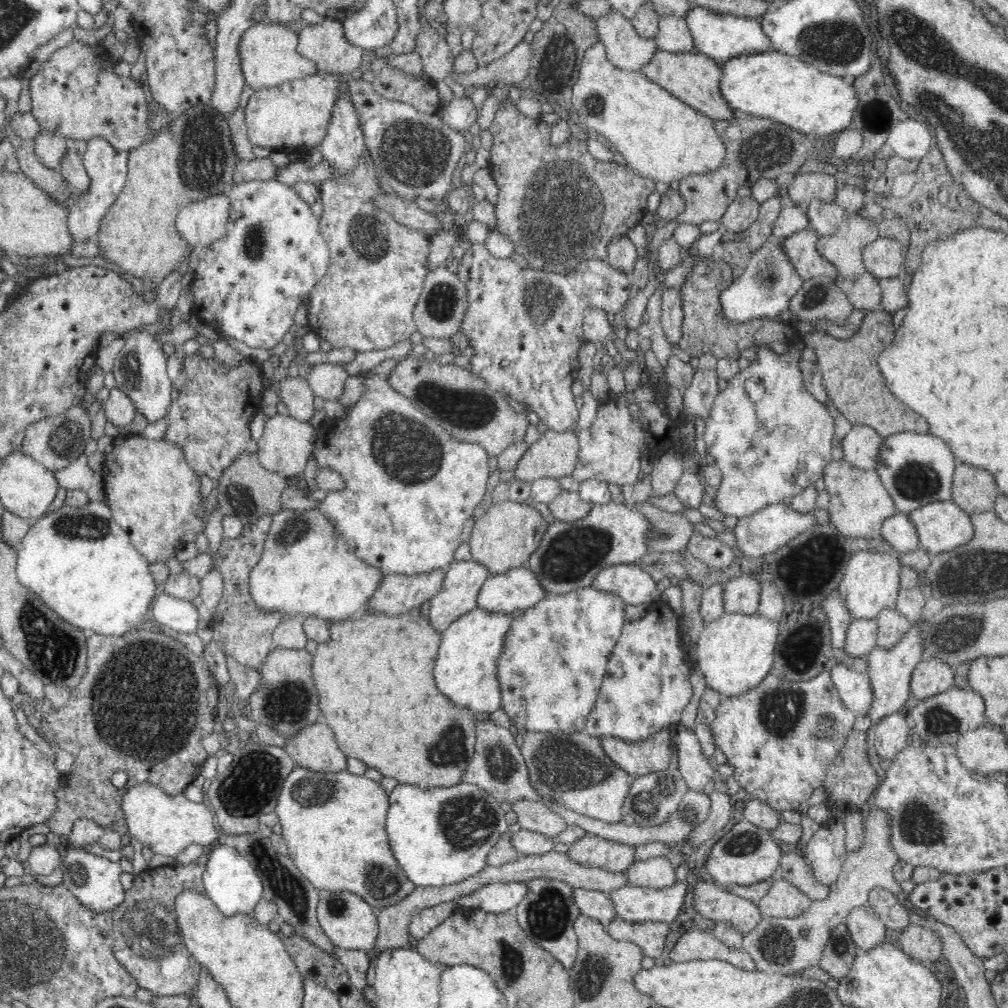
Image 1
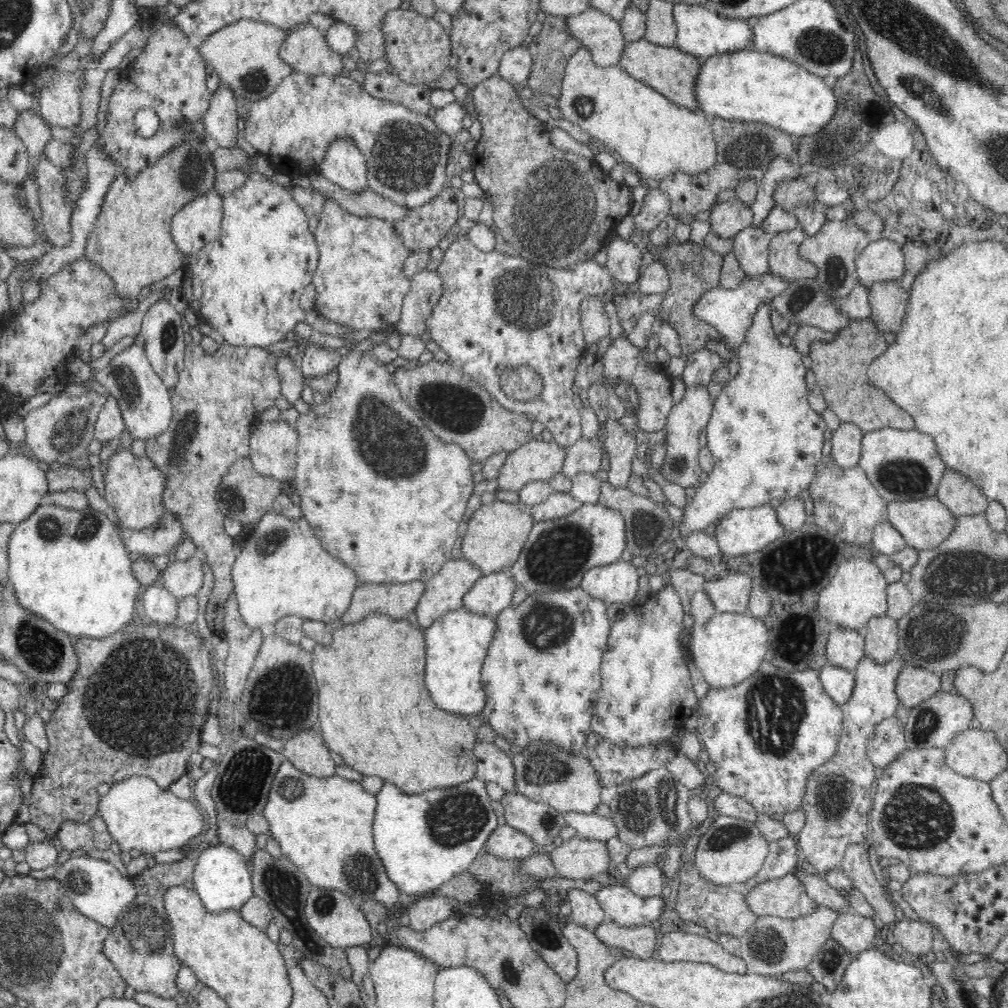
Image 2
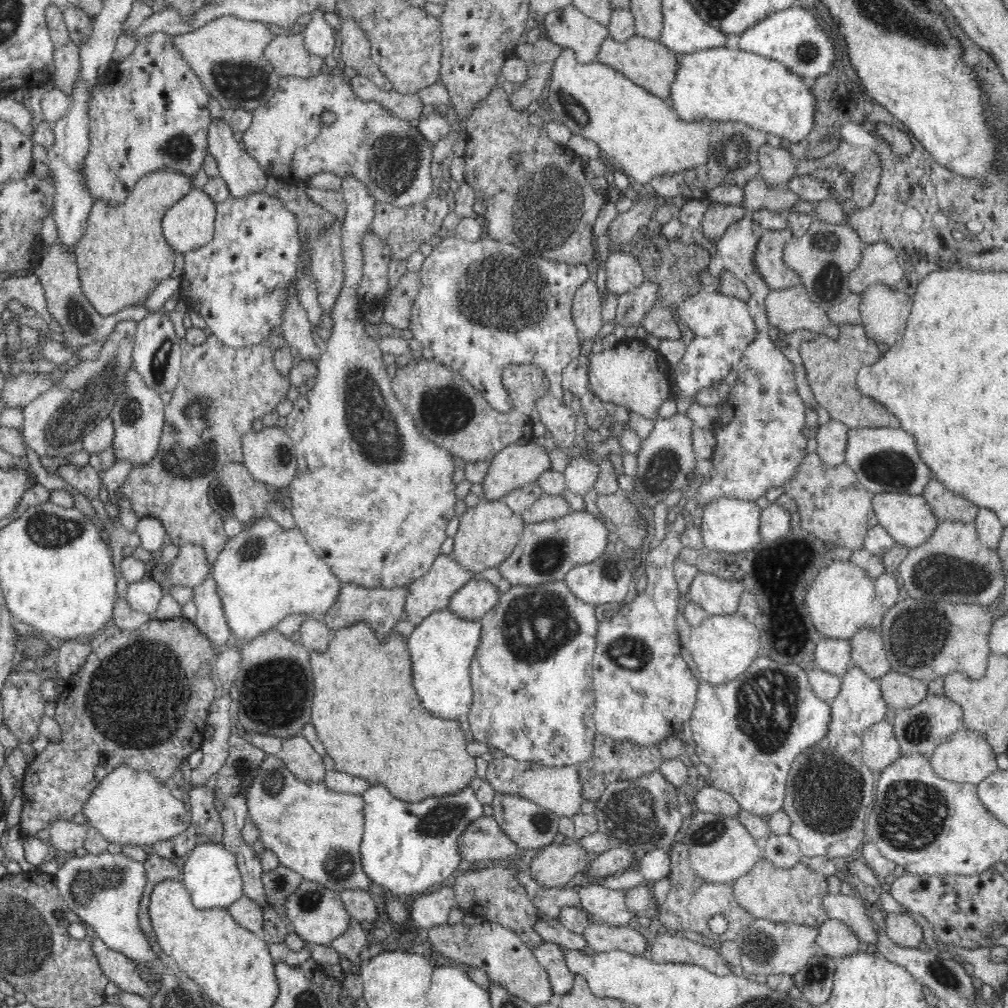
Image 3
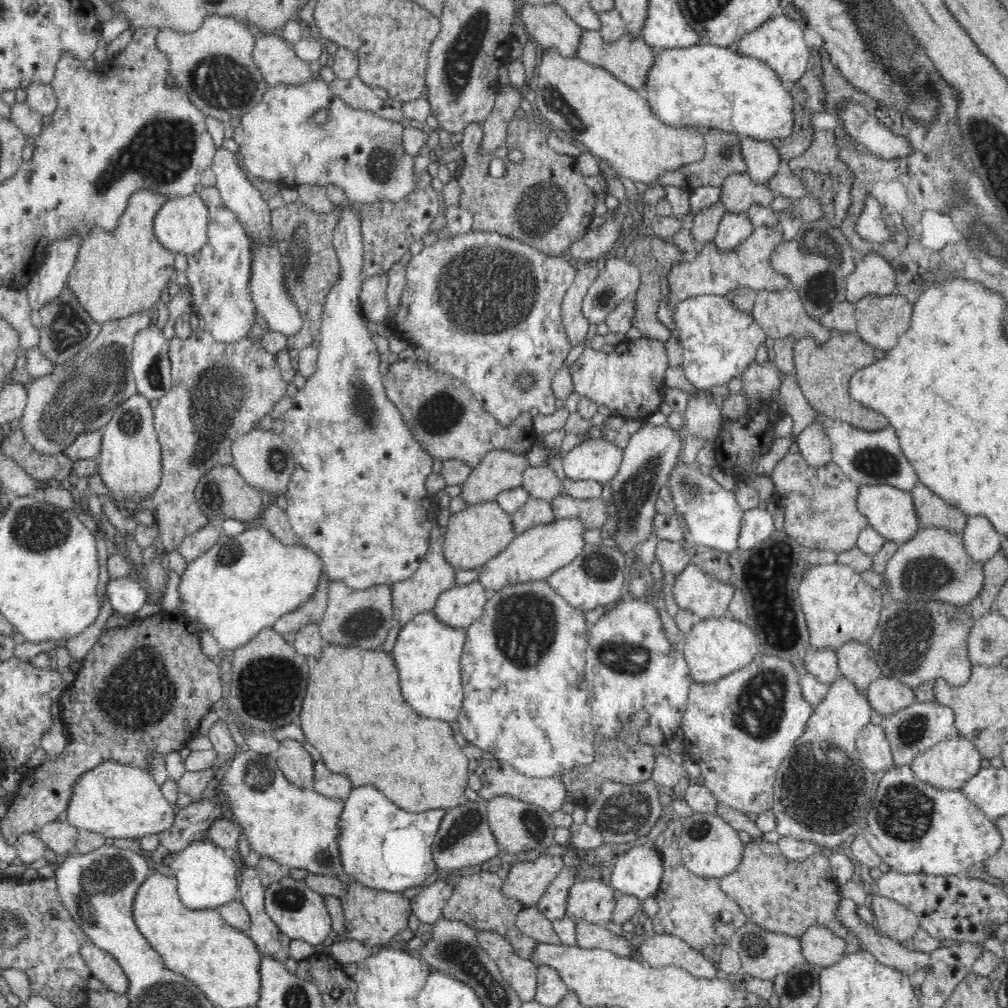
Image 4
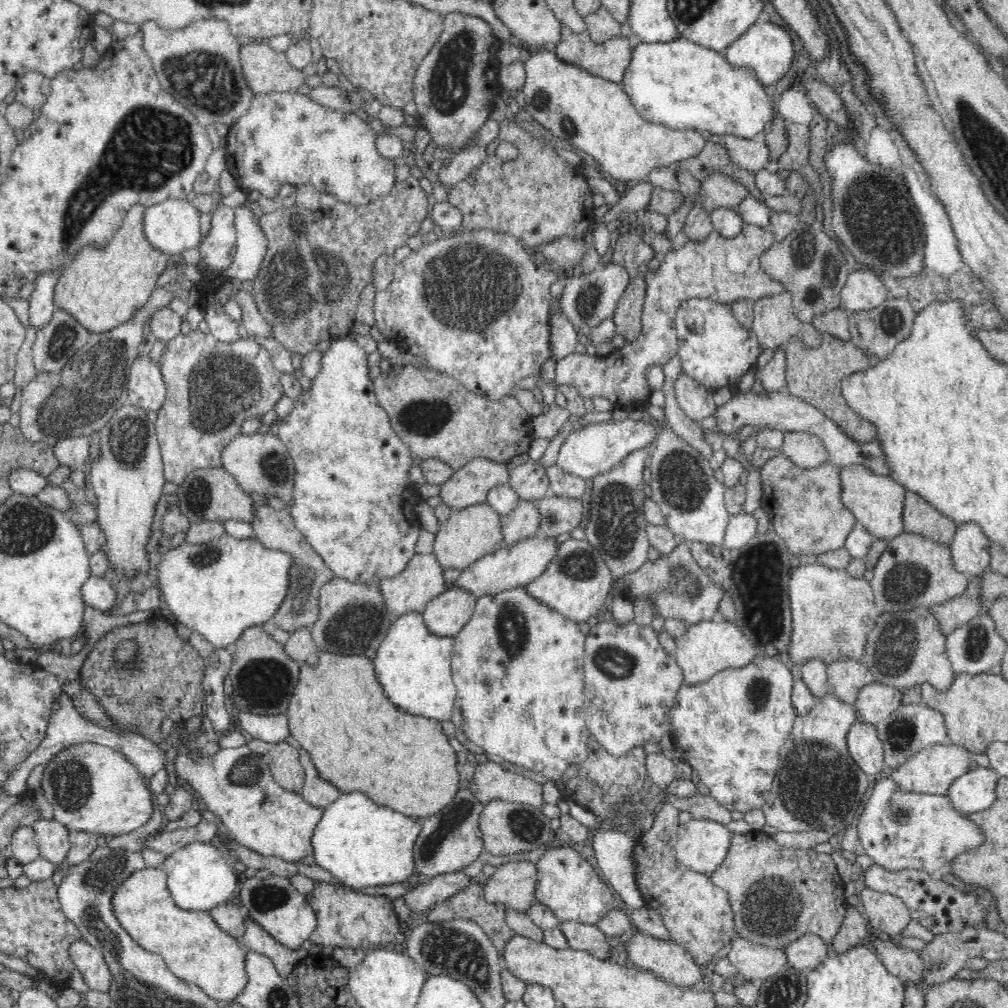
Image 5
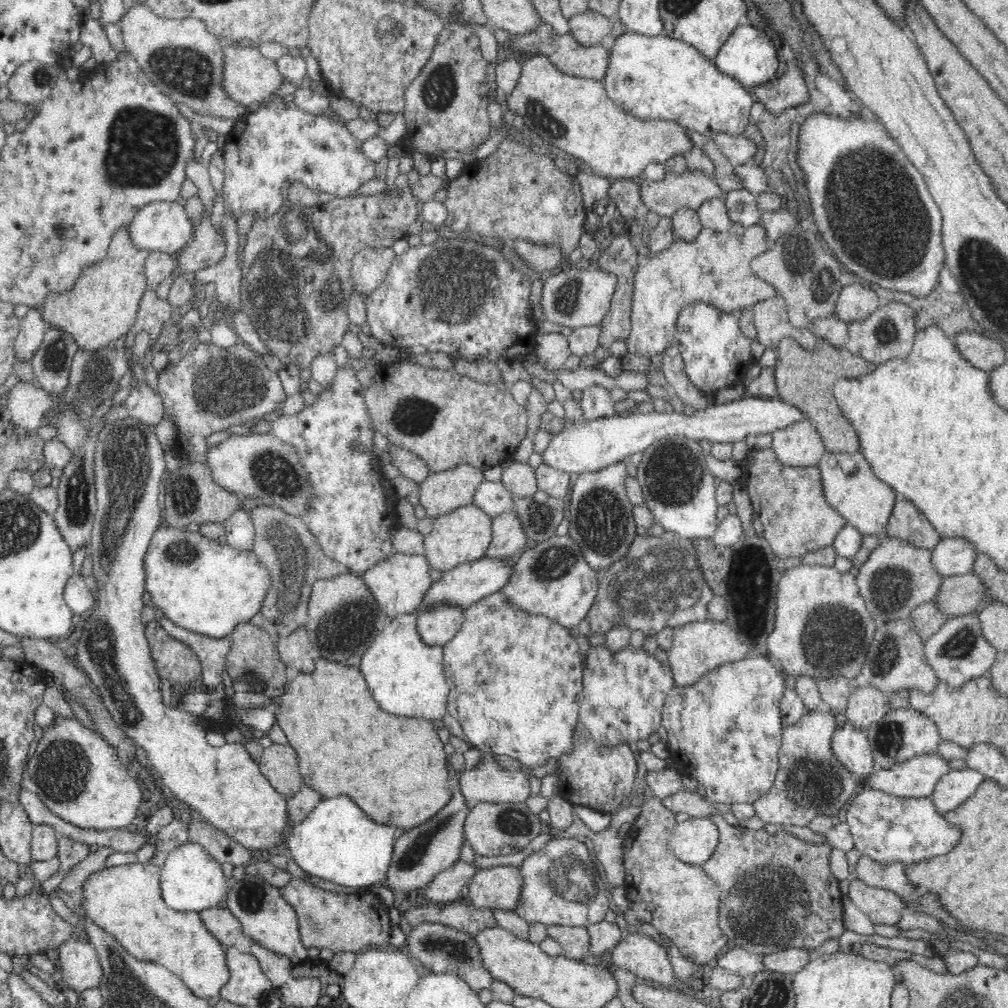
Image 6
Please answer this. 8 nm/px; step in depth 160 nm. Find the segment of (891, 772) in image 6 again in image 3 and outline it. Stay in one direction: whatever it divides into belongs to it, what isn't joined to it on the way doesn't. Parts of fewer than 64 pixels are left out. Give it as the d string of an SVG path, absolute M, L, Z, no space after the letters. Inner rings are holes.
M960 728L949 739L938 744L929 758L932 769L938 777L952 782L977 785L999 769L996 756L997 753L993 750L993 746L989 745L986 734L968 728Z

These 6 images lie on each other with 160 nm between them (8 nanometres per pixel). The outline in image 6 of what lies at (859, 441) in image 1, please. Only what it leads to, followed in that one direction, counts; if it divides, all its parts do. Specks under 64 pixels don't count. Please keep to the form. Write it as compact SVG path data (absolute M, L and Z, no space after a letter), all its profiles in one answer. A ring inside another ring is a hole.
M810 420L778 428L771 433L771 449L780 462L793 467L816 467L828 452Z

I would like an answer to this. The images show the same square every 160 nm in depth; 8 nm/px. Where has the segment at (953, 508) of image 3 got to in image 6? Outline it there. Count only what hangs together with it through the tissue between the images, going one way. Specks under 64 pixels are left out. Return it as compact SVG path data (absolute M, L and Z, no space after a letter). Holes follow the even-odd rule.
M898 495L884 537L910 542L917 548L933 550L942 539L926 516L910 500Z

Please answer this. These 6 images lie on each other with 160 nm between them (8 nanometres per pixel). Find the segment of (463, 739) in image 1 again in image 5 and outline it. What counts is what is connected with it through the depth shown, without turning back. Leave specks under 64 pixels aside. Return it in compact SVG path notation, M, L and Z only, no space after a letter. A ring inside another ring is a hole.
M319 651L314 664L300 664L298 686L294 690L294 698L290 700L286 712L290 735L298 740L302 749L308 751L320 777L338 787L340 792L360 790L368 794L378 806L388 806L407 817L423 820L453 802L454 794L460 789L457 751L442 731L441 723L398 710L386 698L370 658L365 655L344 656Z

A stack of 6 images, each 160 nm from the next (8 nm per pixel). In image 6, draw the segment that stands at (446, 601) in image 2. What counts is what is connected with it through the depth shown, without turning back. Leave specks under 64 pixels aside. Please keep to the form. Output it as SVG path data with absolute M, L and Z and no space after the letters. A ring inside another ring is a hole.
M394 553L392 557L370 566L362 574L362 580L368 585L368 589L376 599L377 606L389 619L402 614L416 613L419 610L422 600L433 582L428 573L430 569L428 559L424 555Z

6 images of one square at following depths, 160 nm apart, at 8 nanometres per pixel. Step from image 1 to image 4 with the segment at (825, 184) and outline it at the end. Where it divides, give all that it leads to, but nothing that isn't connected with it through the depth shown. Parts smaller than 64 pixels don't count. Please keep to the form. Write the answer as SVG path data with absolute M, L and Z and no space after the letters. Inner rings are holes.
M729 174L721 183L720 204L728 213L744 213L752 205L770 207L773 196L776 195L767 185L761 185L744 174Z

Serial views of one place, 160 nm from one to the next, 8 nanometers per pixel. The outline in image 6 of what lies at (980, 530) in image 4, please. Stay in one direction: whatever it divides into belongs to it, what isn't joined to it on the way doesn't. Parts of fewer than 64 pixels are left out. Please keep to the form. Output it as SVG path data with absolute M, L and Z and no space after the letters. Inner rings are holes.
M943 538L932 550L934 569L943 577L972 573L979 552L968 540Z

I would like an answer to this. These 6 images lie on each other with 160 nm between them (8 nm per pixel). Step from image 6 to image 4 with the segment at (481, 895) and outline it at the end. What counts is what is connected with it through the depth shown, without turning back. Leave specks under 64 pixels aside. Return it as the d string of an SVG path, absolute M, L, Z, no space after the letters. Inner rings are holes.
M546 853L531 861L515 861L508 868L502 893L520 901L524 907L535 906L550 882L565 869L559 855L547 856Z

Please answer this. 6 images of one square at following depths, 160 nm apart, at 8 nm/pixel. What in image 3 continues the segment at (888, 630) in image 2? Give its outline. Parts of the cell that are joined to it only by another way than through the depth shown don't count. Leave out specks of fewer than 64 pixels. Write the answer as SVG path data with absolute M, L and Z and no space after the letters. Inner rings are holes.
M862 628L850 638L851 666L858 666L874 679L881 679L890 671L890 661L886 657L881 630Z

